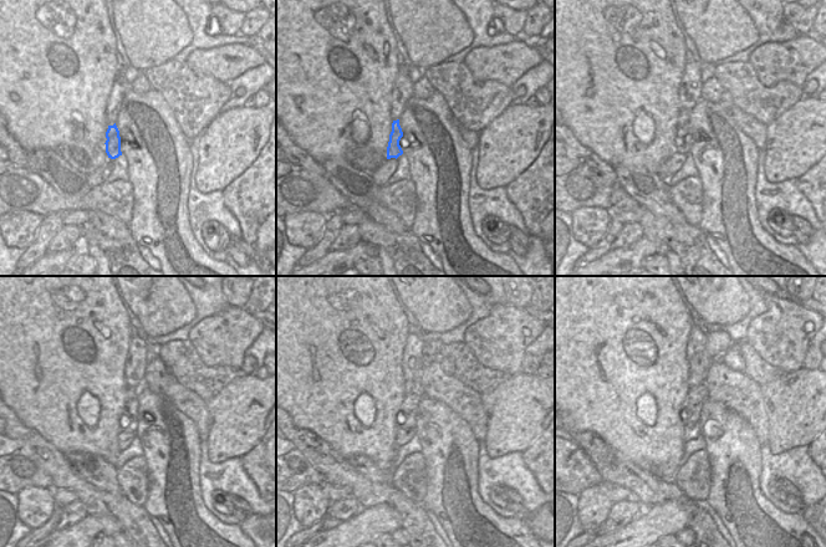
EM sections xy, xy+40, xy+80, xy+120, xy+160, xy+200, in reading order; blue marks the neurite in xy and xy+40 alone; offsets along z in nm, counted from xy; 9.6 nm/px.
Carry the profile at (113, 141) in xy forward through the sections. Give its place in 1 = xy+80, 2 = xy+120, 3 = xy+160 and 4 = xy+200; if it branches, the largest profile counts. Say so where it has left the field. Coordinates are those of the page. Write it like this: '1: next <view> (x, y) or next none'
1: next xy+80 (681, 146)
2: next xy+120 (128, 420)
3: next xy+160 (407, 417)
4: next xy+200 (697, 395)

